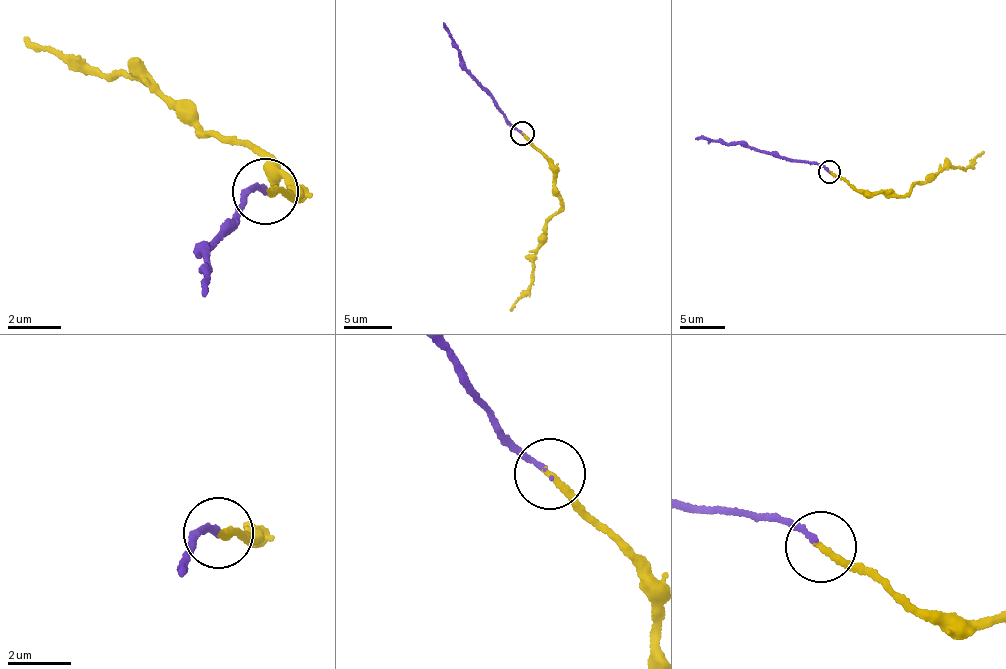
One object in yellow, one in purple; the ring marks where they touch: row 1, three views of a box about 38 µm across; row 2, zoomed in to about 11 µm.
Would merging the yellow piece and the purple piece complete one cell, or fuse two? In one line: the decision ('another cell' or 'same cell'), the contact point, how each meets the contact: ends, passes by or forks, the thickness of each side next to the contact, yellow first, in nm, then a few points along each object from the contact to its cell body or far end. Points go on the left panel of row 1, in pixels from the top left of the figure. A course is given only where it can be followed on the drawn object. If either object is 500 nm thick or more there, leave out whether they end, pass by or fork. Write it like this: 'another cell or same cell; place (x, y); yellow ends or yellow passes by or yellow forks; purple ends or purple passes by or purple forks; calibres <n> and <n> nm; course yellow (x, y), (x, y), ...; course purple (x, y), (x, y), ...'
same cell; place (265, 191); yellow ends; purple ends; calibres 240 and 150 nm; course yellow (263, 192), (291, 199), (262, 153), (210, 137), (136, 69), (98, 68), (24, 38); course purple (263, 192), (254, 188), (240, 219), (204, 247), (206, 295)

